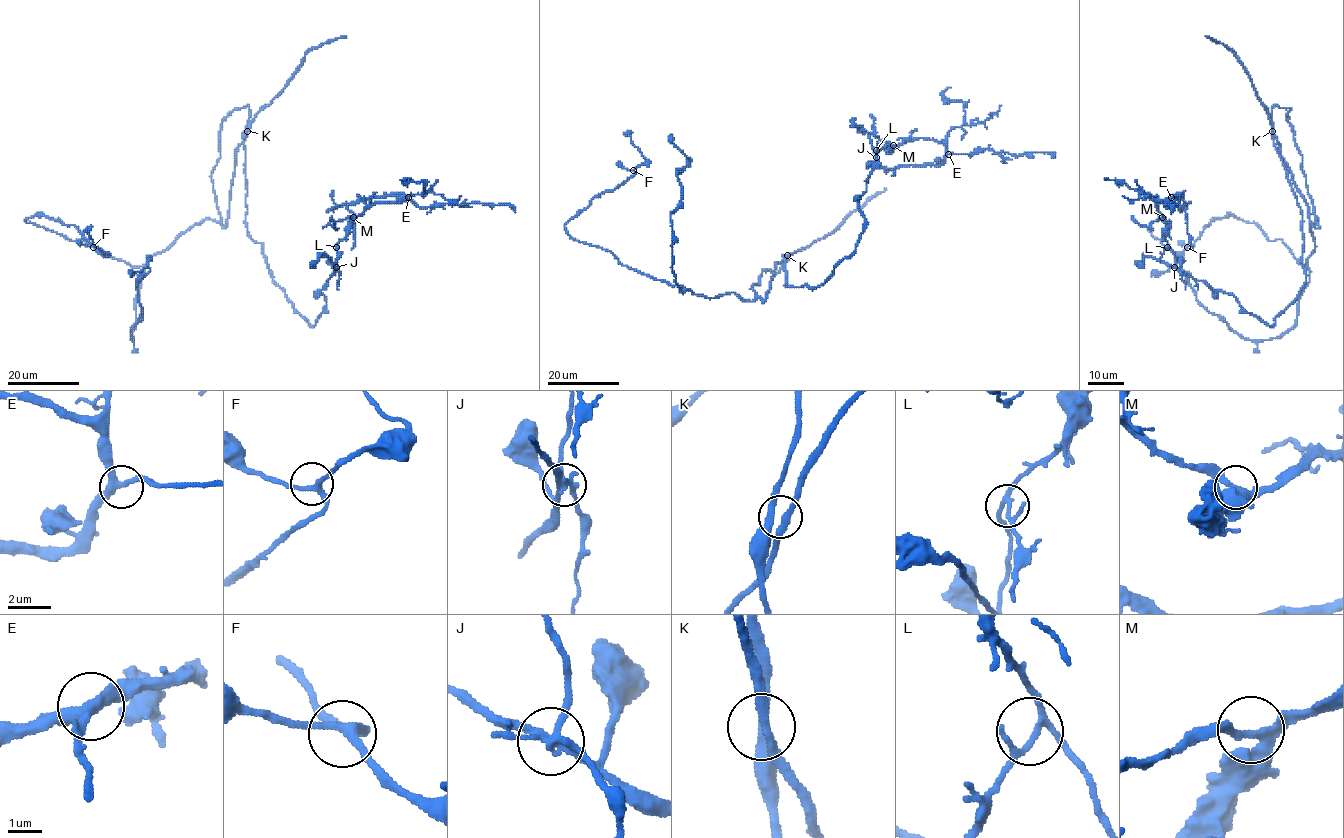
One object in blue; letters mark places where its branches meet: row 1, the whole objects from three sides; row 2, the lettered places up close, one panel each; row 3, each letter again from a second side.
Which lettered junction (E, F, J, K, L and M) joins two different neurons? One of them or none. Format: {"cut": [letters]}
{"cut": []}

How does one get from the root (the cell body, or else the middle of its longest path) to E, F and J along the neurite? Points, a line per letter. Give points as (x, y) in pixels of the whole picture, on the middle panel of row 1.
E: (785, 266), (786, 285), (815, 288), (853, 253), (866, 223), (858, 198), (877, 151), (929, 138), (948, 154)
F: (785, 266), (785, 256), (763, 301), (734, 293), (705, 297), (573, 239), (564, 226), (633, 170)
J: (785, 266), (786, 285), (815, 288), (853, 253), (866, 223), (858, 198), (866, 190), (876, 157)

